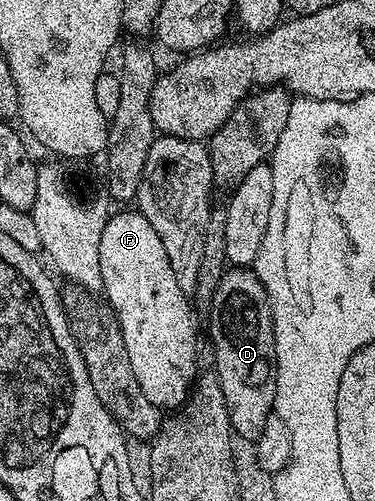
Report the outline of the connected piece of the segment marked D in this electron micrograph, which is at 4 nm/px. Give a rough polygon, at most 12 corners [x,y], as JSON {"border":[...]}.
{"border":[[250,269],[208,308],[230,430],[275,414],[274,318]]}

